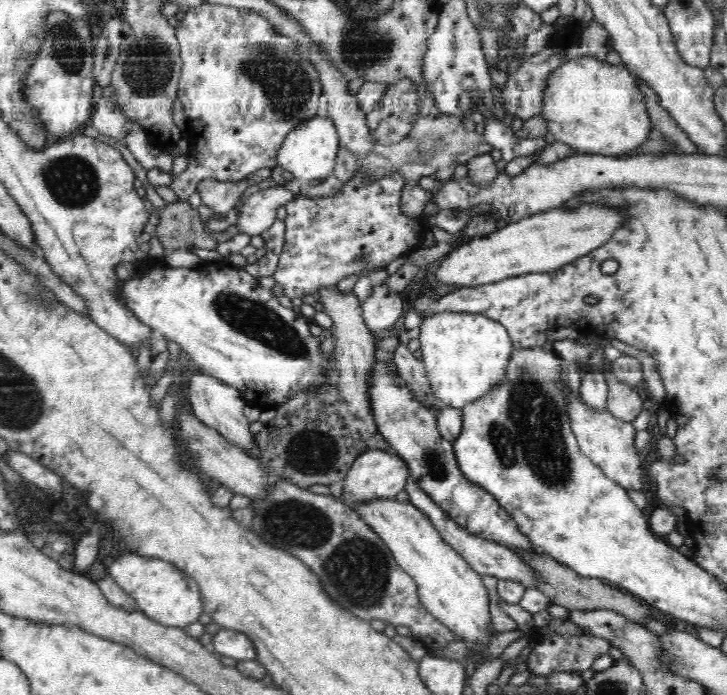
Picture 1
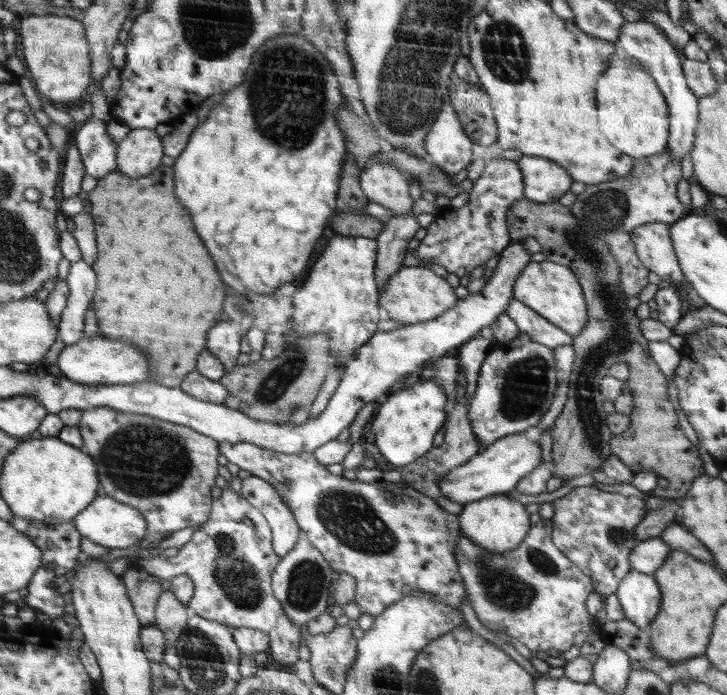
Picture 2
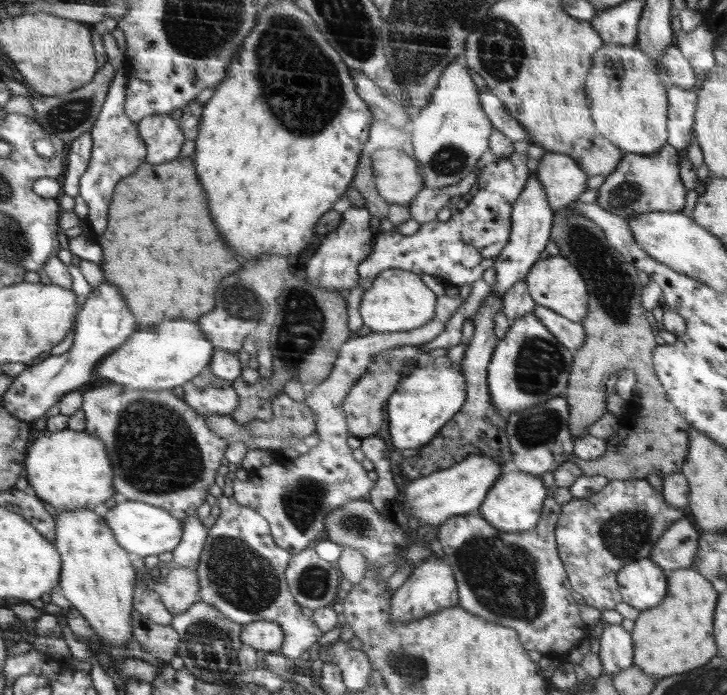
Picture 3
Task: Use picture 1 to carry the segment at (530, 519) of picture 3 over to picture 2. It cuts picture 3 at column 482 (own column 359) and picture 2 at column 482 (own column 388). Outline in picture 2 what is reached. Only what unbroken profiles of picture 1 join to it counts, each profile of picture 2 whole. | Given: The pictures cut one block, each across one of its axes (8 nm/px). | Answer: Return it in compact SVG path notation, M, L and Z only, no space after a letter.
M508 494L492 495L487 499L464 506L459 516L459 528L464 533L464 537L474 541L478 547L488 552L506 554L514 551L527 539L526 534L529 534L528 530L530 530L530 516L526 508L520 502L508 498Z

